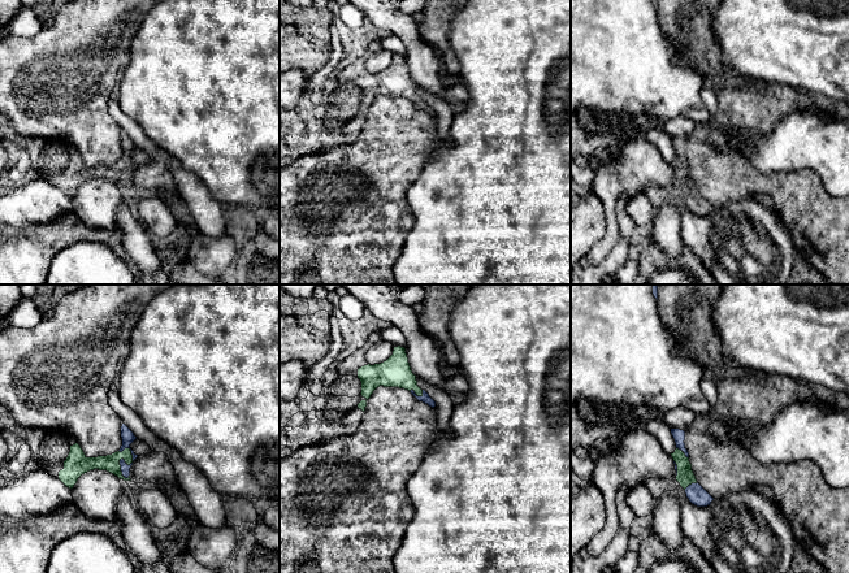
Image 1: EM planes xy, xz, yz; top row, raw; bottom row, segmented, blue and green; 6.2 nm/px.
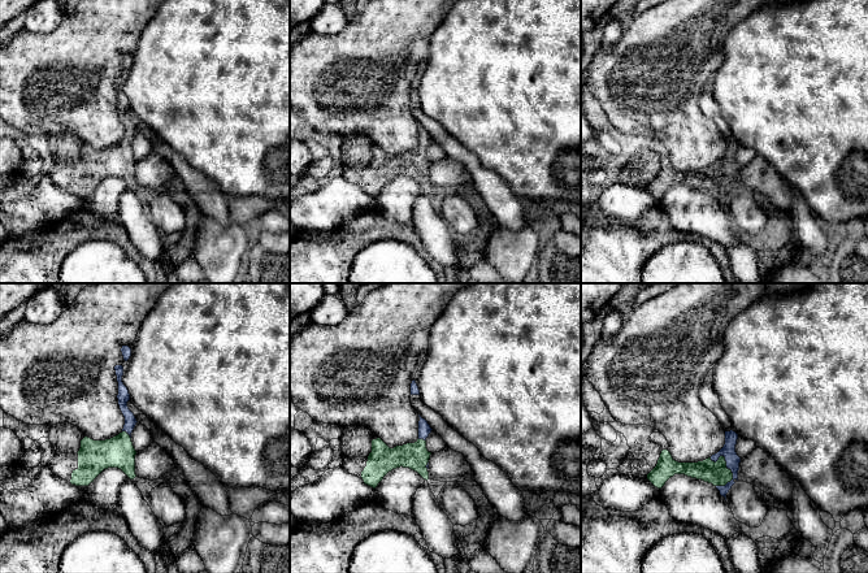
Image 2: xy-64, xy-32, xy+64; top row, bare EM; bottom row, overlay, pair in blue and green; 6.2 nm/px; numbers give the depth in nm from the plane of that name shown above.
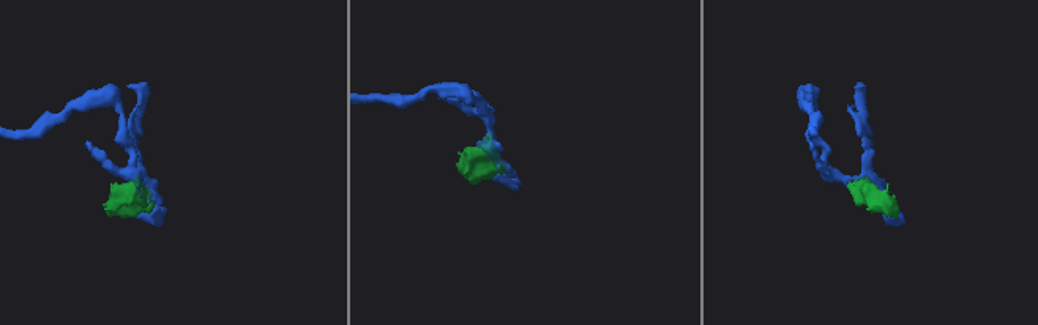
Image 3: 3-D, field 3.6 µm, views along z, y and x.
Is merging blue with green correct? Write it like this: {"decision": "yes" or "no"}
{"decision": "yes"}

